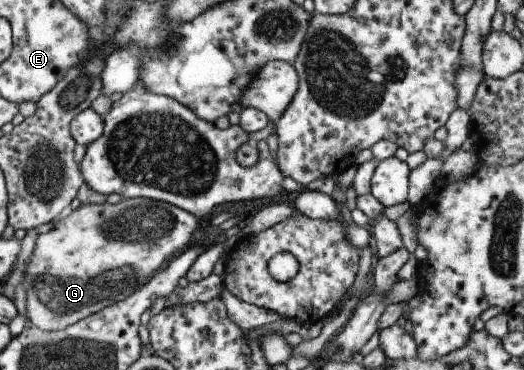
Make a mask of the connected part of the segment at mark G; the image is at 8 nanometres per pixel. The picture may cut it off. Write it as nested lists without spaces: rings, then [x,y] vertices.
[[[124,198],[116,204],[81,203],[66,217],[56,219],[53,228],[39,234],[21,278],[28,324],[44,331],[61,330],[103,307],[128,297],[174,254],[190,244],[197,218],[175,205],[148,198]]]

